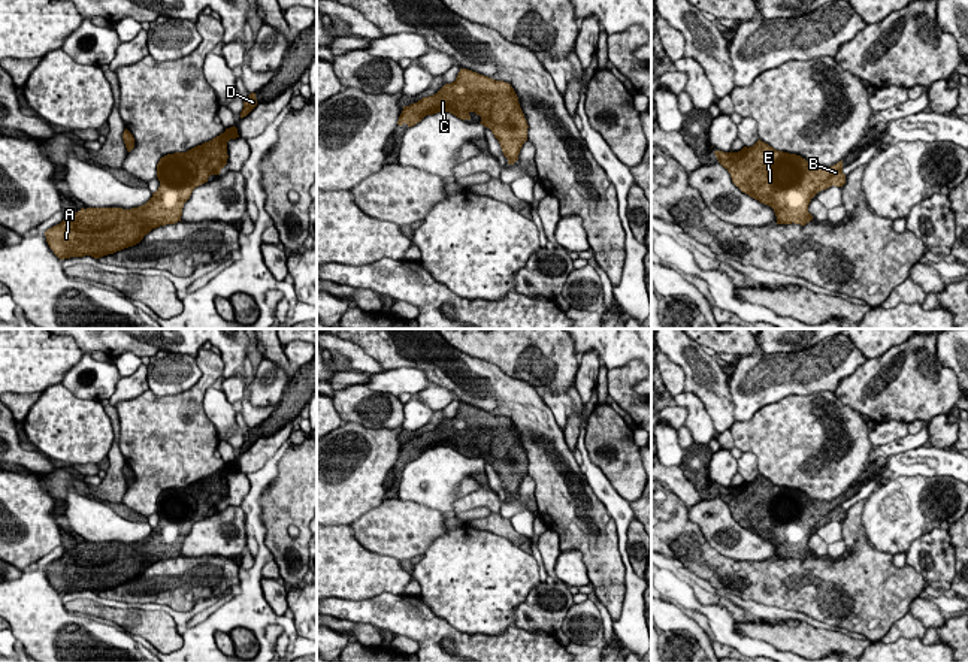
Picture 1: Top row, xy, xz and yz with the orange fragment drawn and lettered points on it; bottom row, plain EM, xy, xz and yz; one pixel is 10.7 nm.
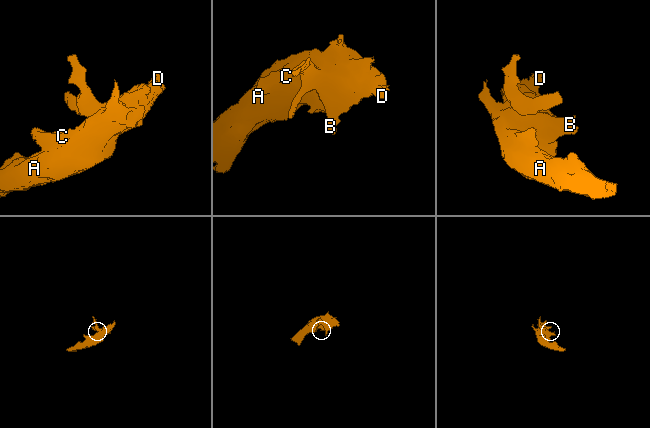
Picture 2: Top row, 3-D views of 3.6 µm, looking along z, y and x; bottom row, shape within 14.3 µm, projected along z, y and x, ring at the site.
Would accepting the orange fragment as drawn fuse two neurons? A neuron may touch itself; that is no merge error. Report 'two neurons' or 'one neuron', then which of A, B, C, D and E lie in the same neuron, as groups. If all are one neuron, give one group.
one neuron; groups A B C D E

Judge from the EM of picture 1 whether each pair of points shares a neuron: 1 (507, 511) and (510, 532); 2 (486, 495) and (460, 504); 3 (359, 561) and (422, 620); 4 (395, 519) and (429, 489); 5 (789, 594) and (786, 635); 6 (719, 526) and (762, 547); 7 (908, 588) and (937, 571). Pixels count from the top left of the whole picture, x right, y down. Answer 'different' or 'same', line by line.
1: different
2: same
3: different
4: different
5: different
6: same
7: different

